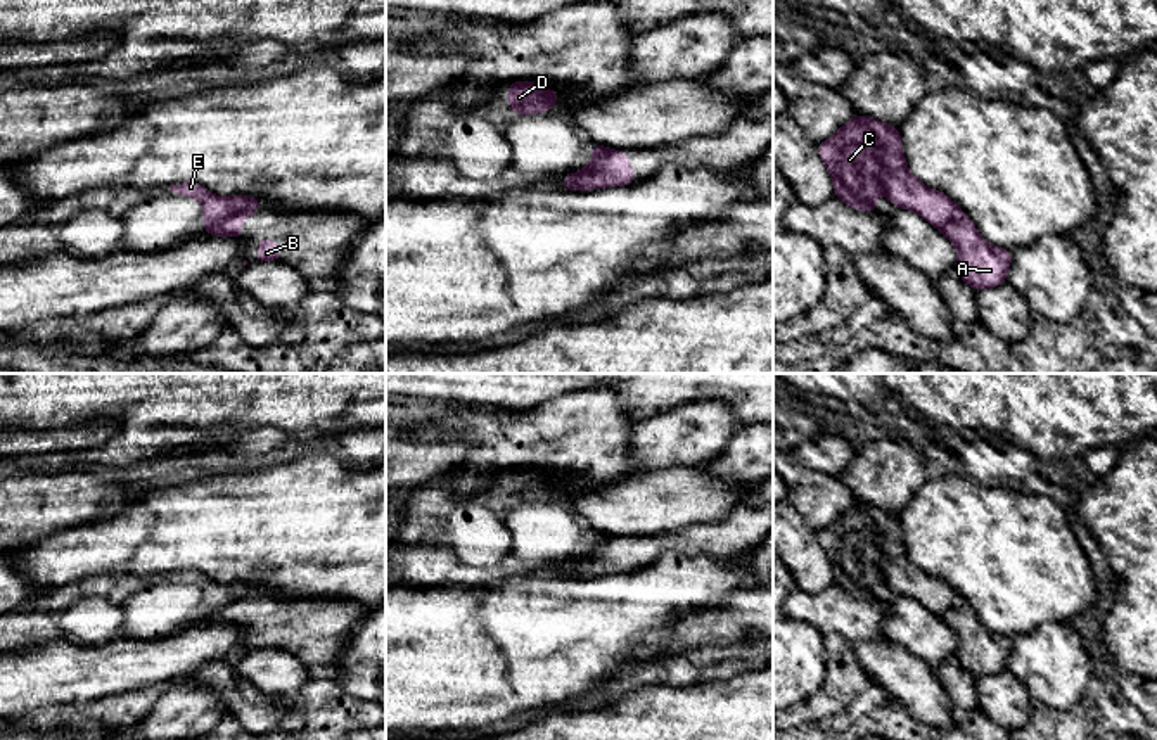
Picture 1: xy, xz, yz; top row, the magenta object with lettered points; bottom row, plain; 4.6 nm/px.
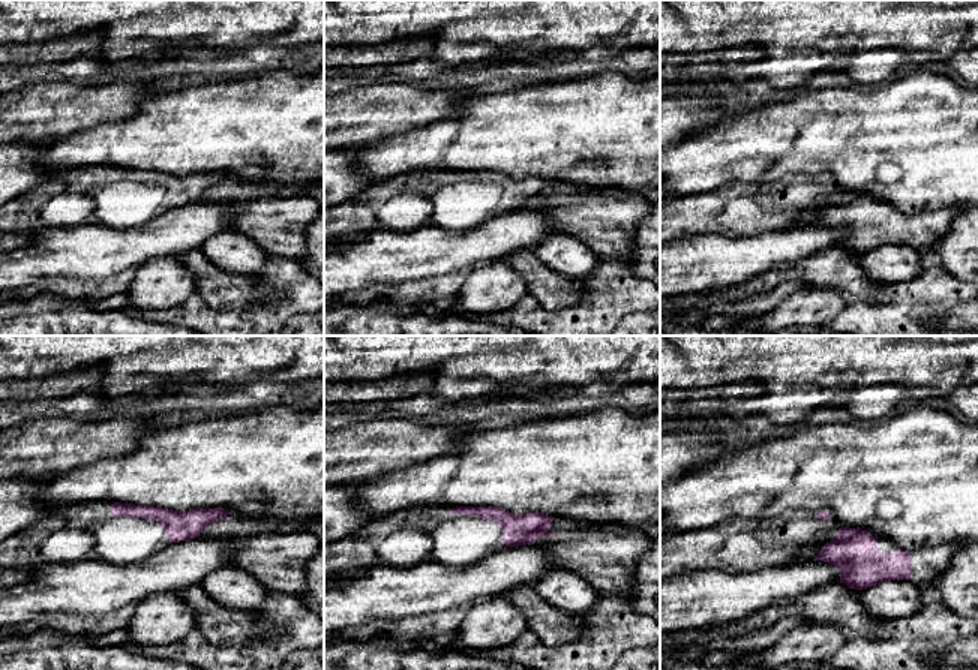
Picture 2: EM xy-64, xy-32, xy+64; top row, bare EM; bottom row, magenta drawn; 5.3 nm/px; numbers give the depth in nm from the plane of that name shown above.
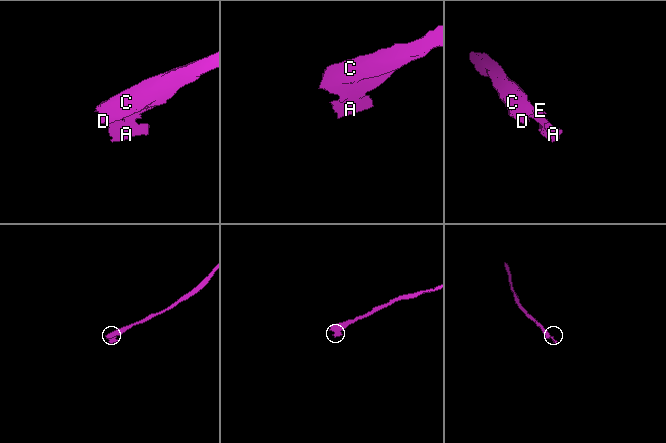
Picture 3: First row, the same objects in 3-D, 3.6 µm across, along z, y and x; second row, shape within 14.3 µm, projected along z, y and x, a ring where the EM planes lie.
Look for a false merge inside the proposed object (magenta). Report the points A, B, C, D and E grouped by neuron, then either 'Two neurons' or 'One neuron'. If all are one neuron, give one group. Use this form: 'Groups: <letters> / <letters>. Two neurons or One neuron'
Groups: A B / C D E. Two neurons

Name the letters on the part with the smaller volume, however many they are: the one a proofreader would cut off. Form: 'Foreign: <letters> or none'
Foreign: A, B

